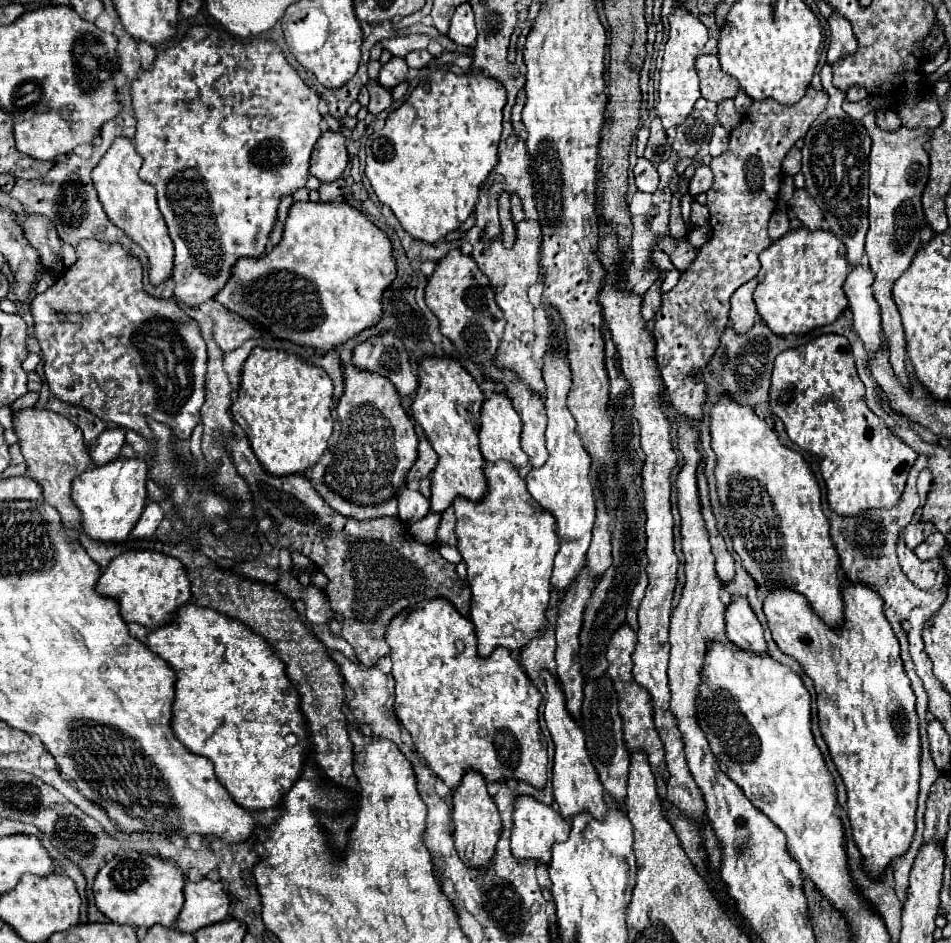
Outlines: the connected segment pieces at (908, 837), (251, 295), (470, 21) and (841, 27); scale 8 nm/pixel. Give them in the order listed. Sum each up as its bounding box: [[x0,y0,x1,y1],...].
[[764,584,920,878],[216,202,396,352],[448,2,476,46],[828,12,858,64]]

